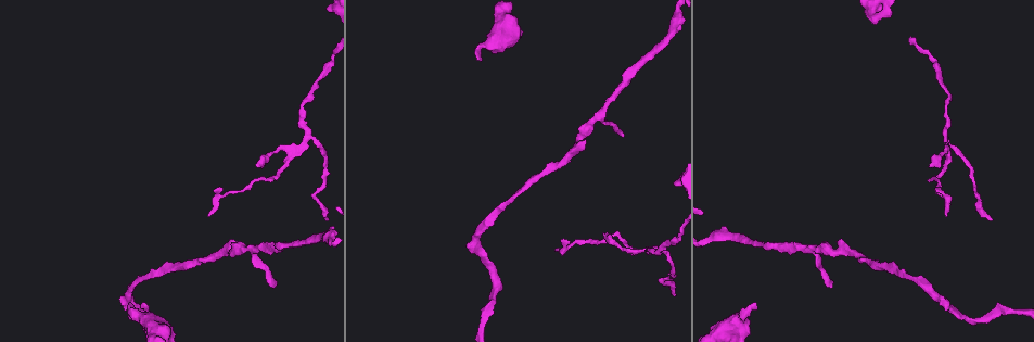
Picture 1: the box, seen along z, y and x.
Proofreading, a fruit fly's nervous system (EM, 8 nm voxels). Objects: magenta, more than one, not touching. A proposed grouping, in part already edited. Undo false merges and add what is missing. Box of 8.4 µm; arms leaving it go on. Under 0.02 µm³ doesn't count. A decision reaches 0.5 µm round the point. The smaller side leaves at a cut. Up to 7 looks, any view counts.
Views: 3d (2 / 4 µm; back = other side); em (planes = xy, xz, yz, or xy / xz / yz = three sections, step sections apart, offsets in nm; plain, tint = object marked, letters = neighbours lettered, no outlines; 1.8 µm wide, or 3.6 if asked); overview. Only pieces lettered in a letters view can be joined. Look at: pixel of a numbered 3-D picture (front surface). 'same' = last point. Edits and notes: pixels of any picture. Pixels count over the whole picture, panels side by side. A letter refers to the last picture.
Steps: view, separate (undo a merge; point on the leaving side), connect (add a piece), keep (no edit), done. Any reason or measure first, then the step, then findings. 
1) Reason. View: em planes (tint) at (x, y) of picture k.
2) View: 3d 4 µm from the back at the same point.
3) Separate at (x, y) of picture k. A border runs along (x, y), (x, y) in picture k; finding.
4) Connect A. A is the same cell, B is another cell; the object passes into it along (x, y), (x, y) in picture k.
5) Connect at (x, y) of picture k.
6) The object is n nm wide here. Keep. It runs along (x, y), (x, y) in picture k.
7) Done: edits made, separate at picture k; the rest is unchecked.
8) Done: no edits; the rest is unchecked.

Tapers out. View: em planes (letters) at (622, 134) of picture 1.

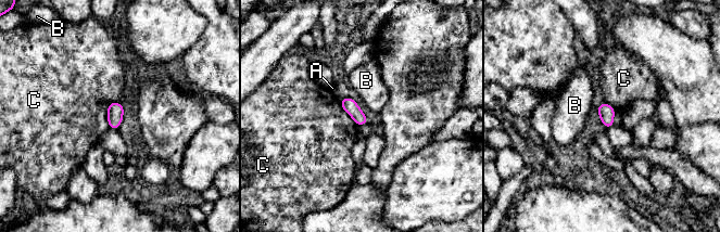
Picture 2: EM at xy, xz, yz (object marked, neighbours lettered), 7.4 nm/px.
Keep. A, B and C are other cells; a border runs along (117, 101), (108, 106), (108, 126) in picture 2; none of them fits.

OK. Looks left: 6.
Abrupt turn. View: em planes (letters) at (283, 149) of picture 1.

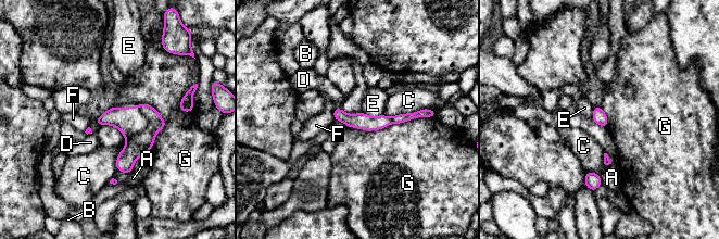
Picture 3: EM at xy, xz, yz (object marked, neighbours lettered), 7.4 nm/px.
Keep. A, B, C, D, E, F and G are other cells; it runs along (421, 112), (380, 122), (336, 114) in picture 3; one cell here.

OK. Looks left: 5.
An open end. View: 3d 2 µm from the back at (134, 306) of picture 1.

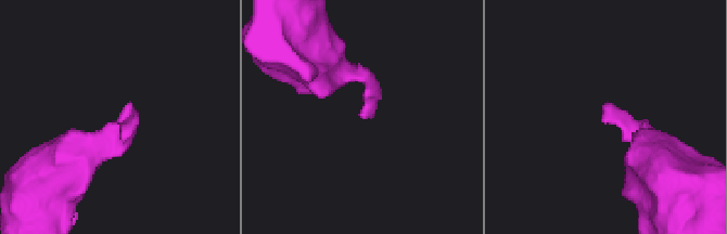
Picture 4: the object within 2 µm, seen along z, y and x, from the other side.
View: em planes (tint) at (118, 120) of picture 4.

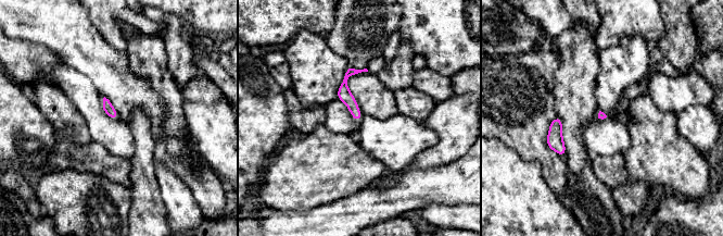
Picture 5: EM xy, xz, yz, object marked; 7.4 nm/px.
What lies round it. View: em planes (letters) at the same point.

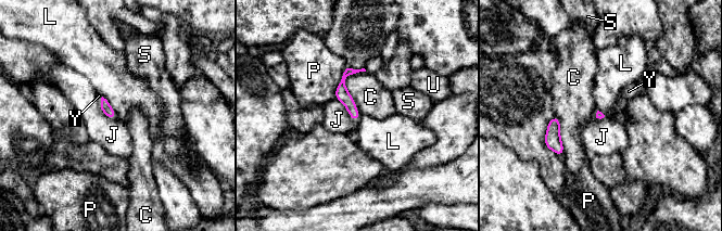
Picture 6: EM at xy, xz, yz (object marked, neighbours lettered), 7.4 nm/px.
The longest contact is with C, 340 nm. Connect Y. Y is the same cell, C, J, L, P, S and U are other cells; the cell continues.

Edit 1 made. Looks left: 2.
Done: edits made, connect at picture 6; the rest is unchecked.

